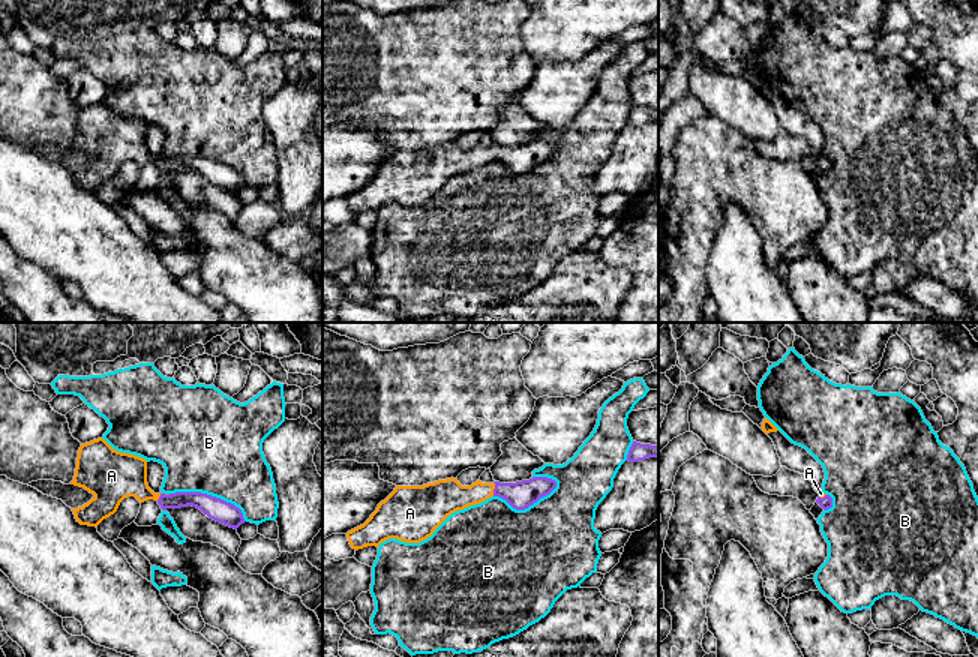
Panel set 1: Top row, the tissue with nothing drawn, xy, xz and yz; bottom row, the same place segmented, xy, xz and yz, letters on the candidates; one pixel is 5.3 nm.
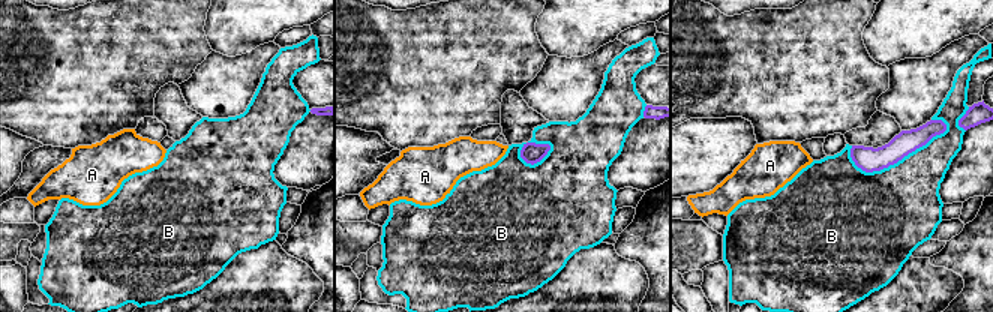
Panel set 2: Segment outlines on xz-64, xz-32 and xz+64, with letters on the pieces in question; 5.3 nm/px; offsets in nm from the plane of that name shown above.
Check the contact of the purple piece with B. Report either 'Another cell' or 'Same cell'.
Another cell

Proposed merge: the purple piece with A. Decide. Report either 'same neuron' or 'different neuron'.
same neuron

